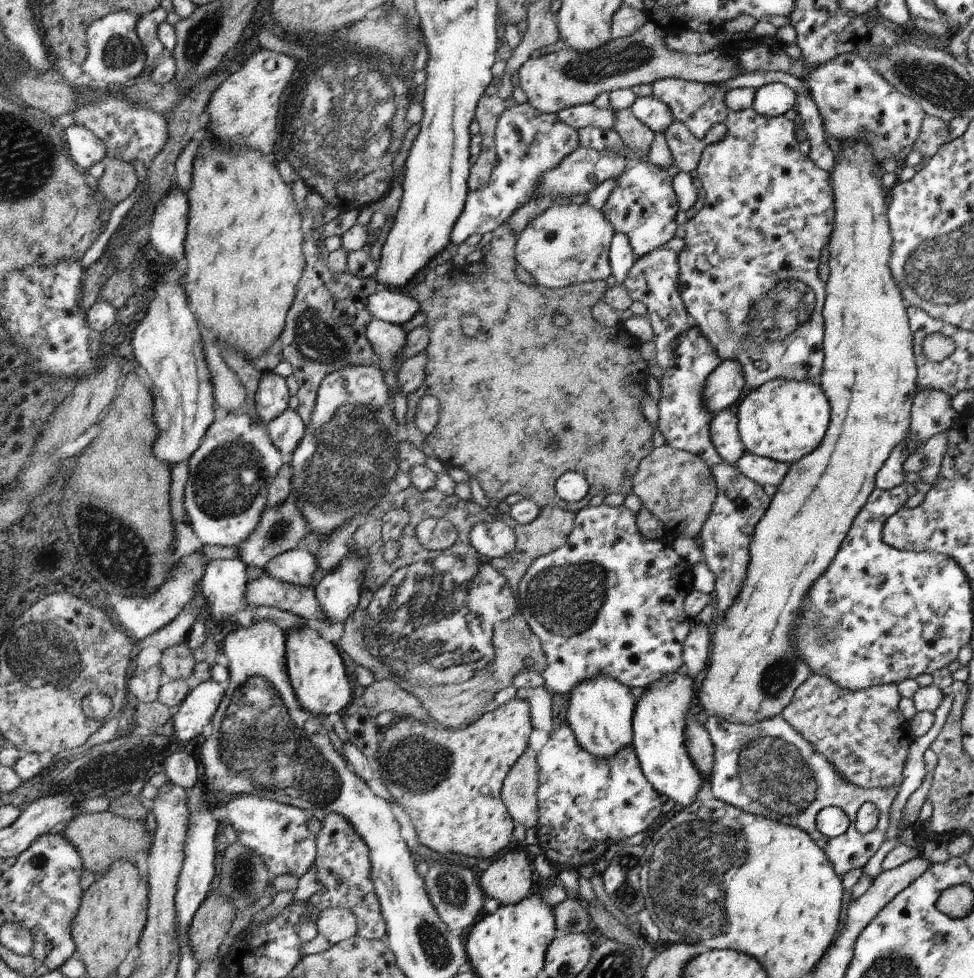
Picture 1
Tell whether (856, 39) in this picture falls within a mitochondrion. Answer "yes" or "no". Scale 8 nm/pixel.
no

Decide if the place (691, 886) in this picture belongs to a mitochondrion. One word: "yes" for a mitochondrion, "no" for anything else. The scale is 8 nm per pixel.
yes

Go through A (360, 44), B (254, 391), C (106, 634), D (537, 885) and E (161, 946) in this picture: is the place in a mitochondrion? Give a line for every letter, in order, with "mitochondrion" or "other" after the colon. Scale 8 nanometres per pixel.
A: mitochondrion
B: other
C: mitochondrion
D: other
E: mitochondrion

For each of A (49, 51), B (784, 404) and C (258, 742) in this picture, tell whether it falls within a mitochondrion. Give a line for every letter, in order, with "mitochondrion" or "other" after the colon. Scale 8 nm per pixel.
A: other
B: other
C: mitochondrion

